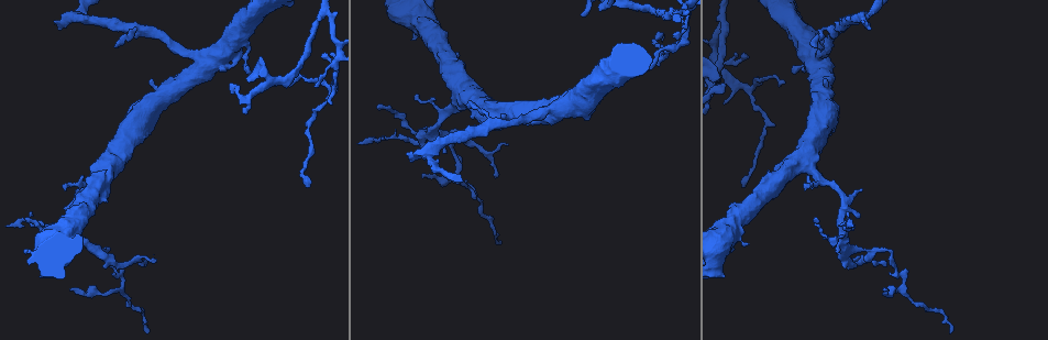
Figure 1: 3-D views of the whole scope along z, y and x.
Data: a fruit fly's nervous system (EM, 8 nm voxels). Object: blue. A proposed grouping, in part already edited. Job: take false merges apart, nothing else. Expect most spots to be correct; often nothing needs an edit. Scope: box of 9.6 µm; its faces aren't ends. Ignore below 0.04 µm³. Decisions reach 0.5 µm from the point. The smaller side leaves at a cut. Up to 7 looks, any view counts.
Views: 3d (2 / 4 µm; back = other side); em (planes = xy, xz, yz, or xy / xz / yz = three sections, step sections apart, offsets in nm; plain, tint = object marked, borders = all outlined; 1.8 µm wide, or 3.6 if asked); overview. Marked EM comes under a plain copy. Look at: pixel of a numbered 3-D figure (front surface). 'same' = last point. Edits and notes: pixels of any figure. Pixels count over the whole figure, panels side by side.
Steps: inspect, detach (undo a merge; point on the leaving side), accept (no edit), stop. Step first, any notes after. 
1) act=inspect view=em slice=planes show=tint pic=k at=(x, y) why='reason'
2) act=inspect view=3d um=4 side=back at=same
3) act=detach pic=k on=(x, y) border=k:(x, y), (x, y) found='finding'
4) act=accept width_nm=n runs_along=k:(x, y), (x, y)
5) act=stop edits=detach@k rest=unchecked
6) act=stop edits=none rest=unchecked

act=inspect view=em slice=planes show=tint pic=1 at=(869, 16) why='abrupt turn'

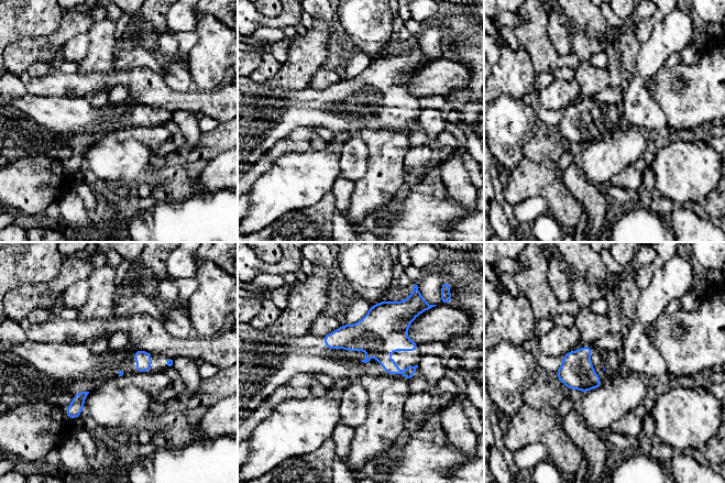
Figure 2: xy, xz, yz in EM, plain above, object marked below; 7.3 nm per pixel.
act=accept width_nm=50 found='all the same cell'

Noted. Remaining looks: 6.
act=inspect view=em slice=xz step=4 show=tint pic=1 at=(321, 13)

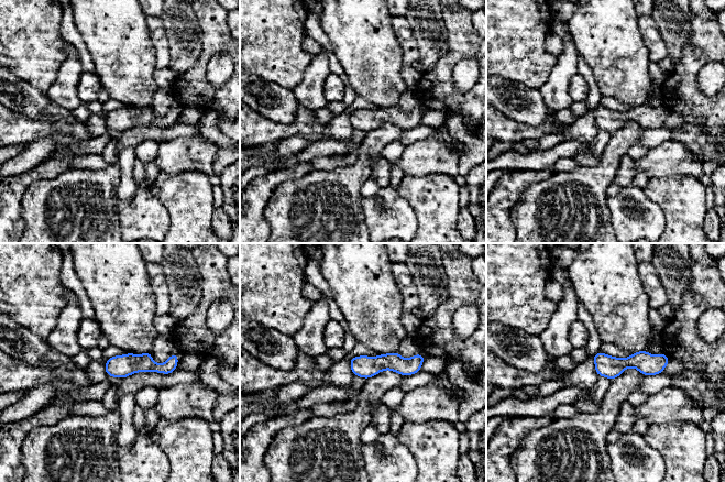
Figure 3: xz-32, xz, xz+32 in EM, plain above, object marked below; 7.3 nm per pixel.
act=inspect view=em slice=planes show=tint at=same why='cut it another way'

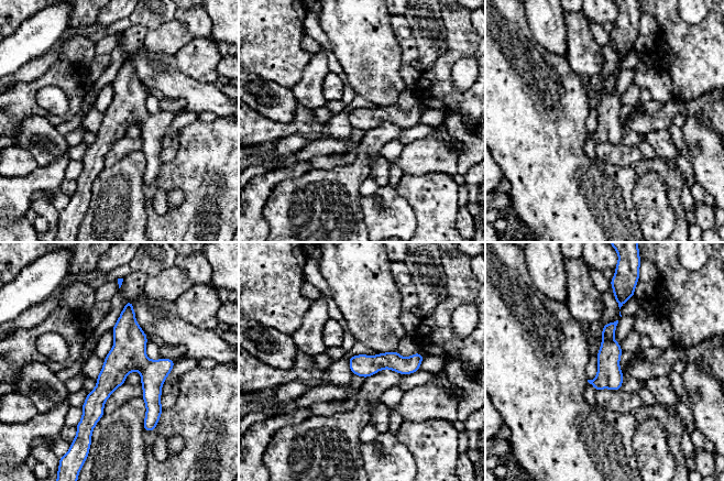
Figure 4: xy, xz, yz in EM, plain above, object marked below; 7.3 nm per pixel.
act=accept width_nm=160 runs_along=4:(129, 304), (150, 422) found='continuous, no second cell'

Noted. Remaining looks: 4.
act=inspect view=3d um=4 pic=1 at=(819, 64) why='three-way junction'

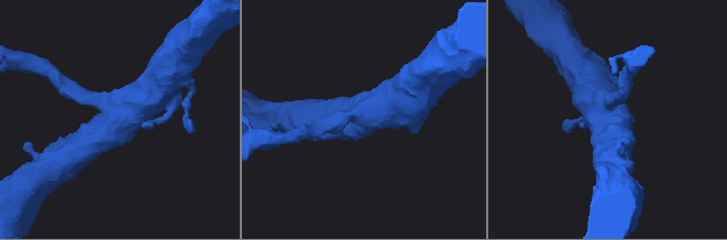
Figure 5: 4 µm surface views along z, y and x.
act=inspect view=em um=3.6 slice=xz step=16 show=tint pic=5 at=(355, 115) why='shape alone is not enough'

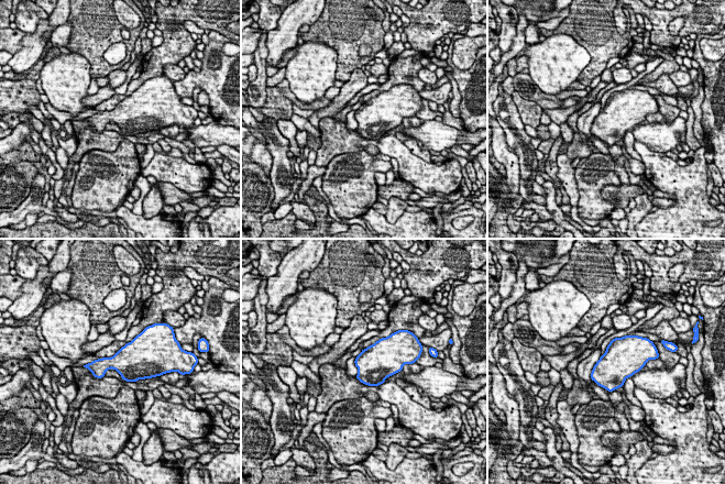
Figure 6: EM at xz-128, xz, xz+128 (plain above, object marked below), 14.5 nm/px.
act=inspect view=em um=3.6 slice=planes show=tint at=same why='cut it another way'

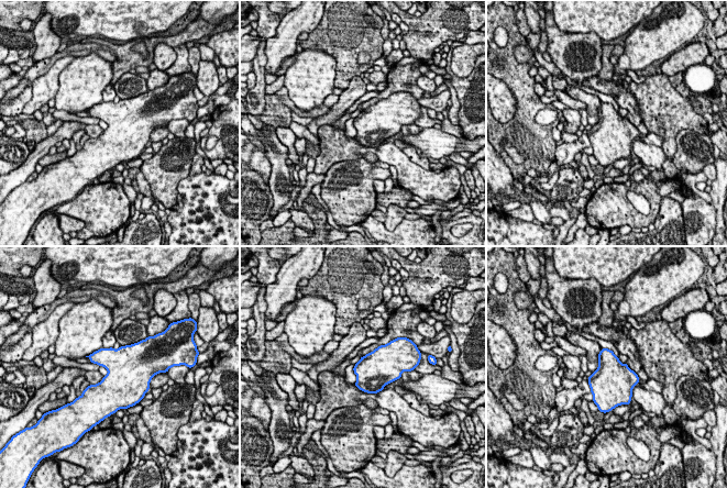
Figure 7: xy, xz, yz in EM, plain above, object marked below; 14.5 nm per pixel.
act=accept width_nm=500 found='all the same cell'

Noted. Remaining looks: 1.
act=stop edits=none rest=unchecked

